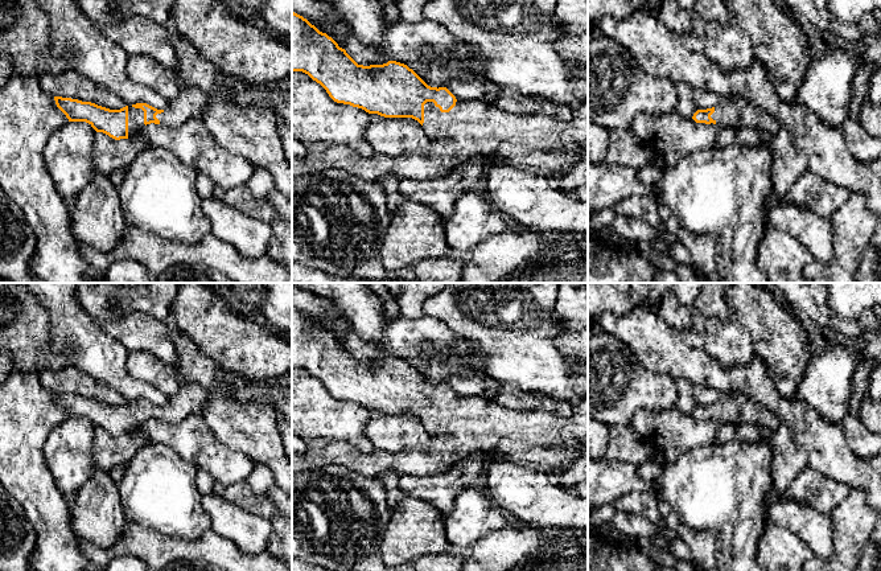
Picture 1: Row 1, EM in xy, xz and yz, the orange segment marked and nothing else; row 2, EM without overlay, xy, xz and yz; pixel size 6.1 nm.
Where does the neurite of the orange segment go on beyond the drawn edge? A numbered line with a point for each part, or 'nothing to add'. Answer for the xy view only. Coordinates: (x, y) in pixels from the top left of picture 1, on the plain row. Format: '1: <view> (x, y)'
1: xy (135, 411)

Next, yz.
1: yz (729, 409)

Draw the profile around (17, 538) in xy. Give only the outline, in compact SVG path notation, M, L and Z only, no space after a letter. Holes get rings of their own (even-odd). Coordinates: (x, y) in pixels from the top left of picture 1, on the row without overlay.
M0 481L0 571L30 571L29 558L37 535L24 508L7 492Z

